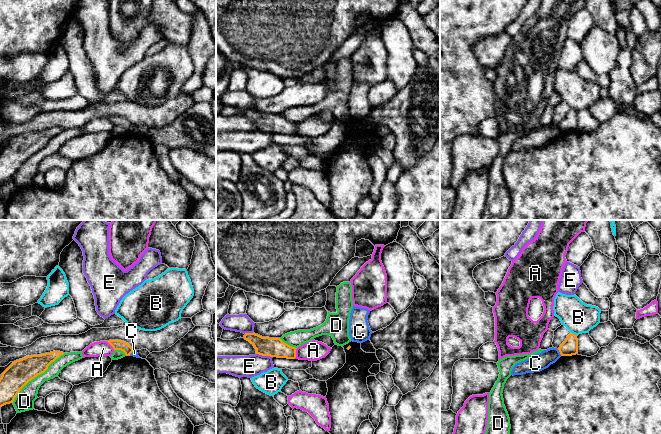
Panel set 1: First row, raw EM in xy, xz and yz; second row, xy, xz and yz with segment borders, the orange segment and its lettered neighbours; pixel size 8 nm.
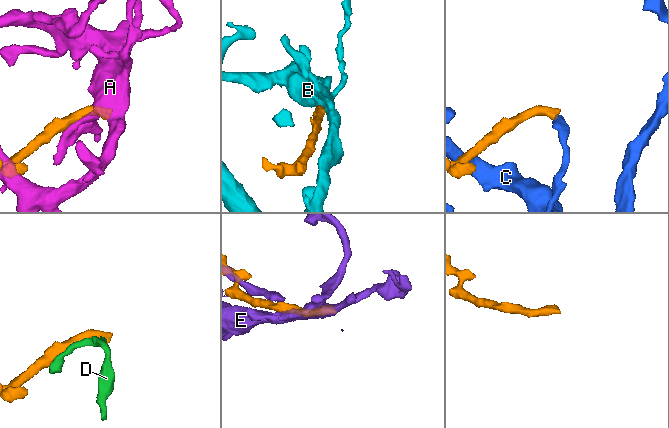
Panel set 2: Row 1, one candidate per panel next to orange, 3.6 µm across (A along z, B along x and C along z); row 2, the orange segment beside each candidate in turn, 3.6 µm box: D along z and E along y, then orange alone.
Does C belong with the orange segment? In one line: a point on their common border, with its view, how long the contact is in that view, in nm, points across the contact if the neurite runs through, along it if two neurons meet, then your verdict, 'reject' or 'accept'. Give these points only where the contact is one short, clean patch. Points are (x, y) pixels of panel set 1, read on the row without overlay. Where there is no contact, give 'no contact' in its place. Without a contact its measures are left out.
yz (559, 127) | 70 nm | along yz (557, 125), (561, 131) | reject

